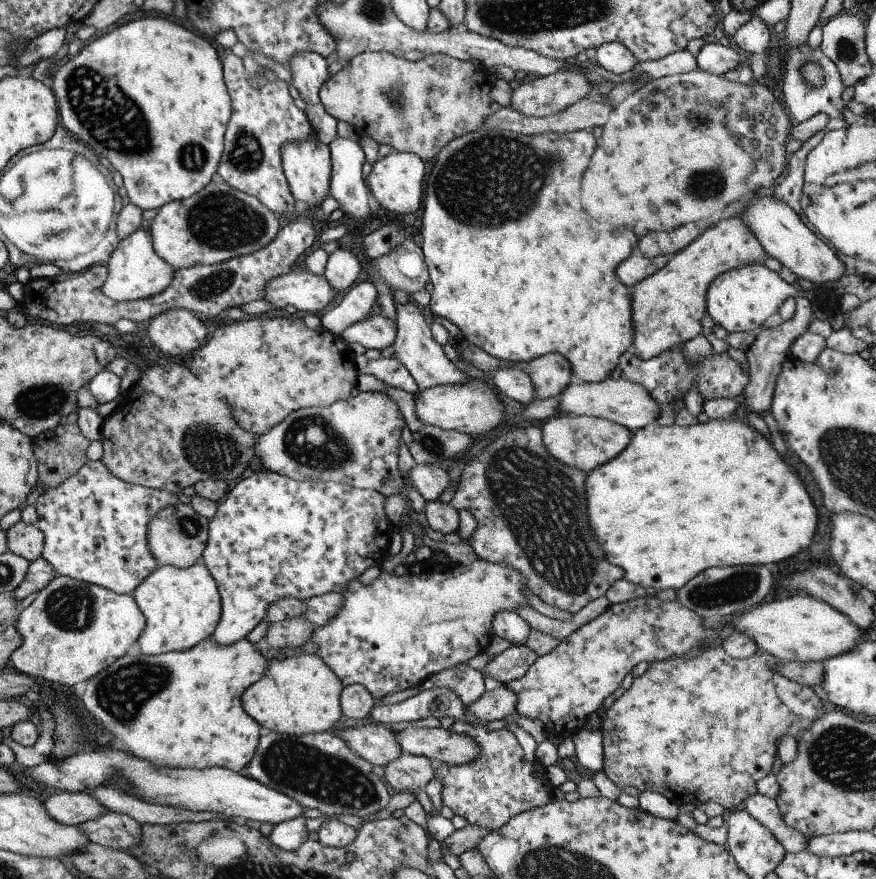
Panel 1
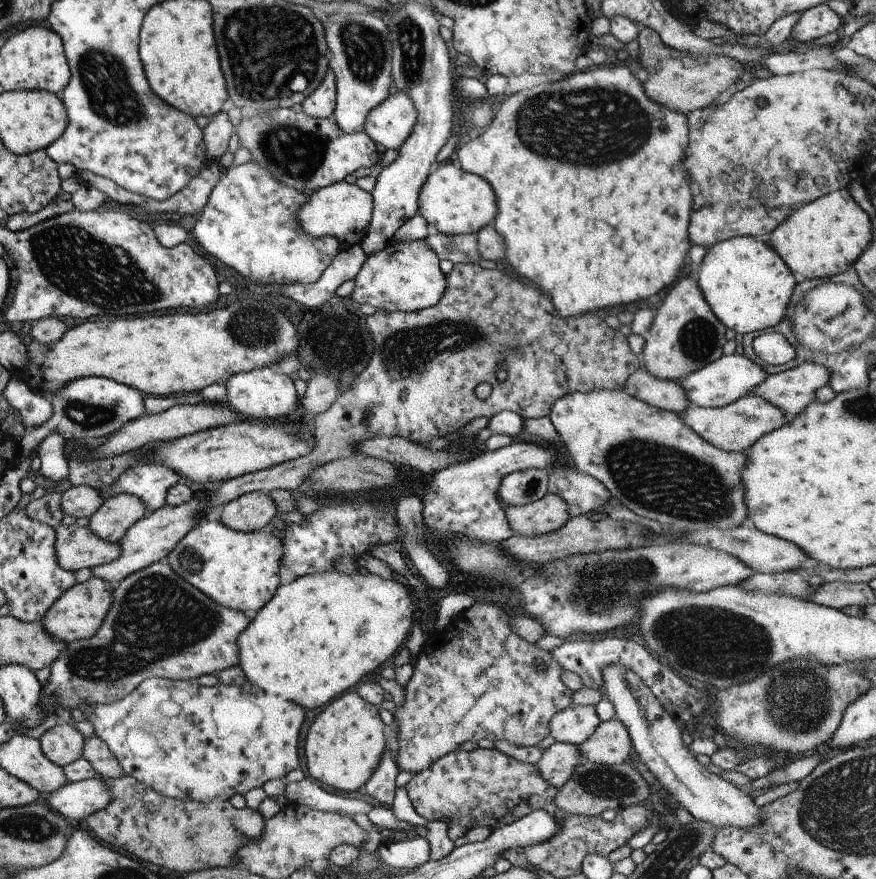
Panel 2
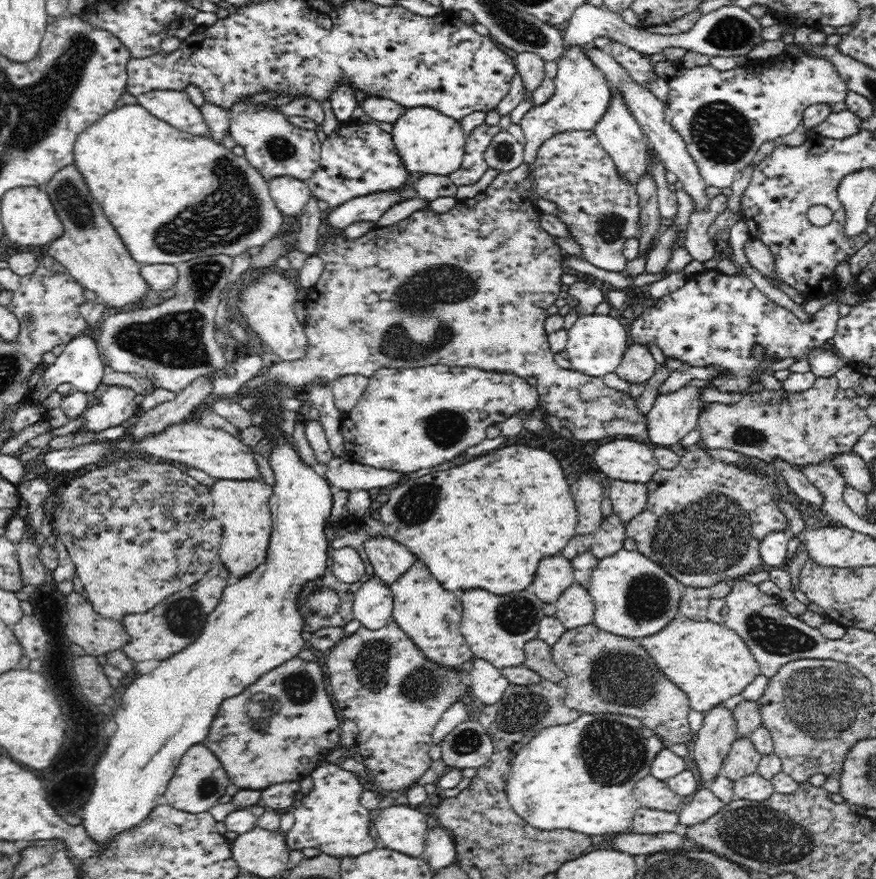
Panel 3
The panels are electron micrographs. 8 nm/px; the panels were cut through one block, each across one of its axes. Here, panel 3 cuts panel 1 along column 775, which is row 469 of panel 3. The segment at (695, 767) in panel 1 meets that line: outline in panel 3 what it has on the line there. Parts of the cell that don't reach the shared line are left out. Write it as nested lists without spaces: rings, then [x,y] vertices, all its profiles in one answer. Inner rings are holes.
[[[689,448],[676,468],[660,468],[646,485],[646,506],[625,527],[626,535],[636,543],[637,552],[686,587],[709,588],[720,581],[740,580],[763,569],[759,552],[762,540],[773,530],[782,532],[788,526],[775,503],[780,494],[774,483],[754,469],[738,468],[716,460],[706,448]]]

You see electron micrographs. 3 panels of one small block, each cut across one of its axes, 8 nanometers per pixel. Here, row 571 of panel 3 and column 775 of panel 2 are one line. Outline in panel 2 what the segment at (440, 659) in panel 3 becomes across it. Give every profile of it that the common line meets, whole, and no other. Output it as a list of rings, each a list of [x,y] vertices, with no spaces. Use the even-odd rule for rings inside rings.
[[[752,393],[722,407],[698,407],[690,404],[680,416],[683,424],[689,426],[695,435],[700,436],[711,446],[727,452],[745,452],[761,436],[781,428],[783,424],[789,424],[779,408]]]

